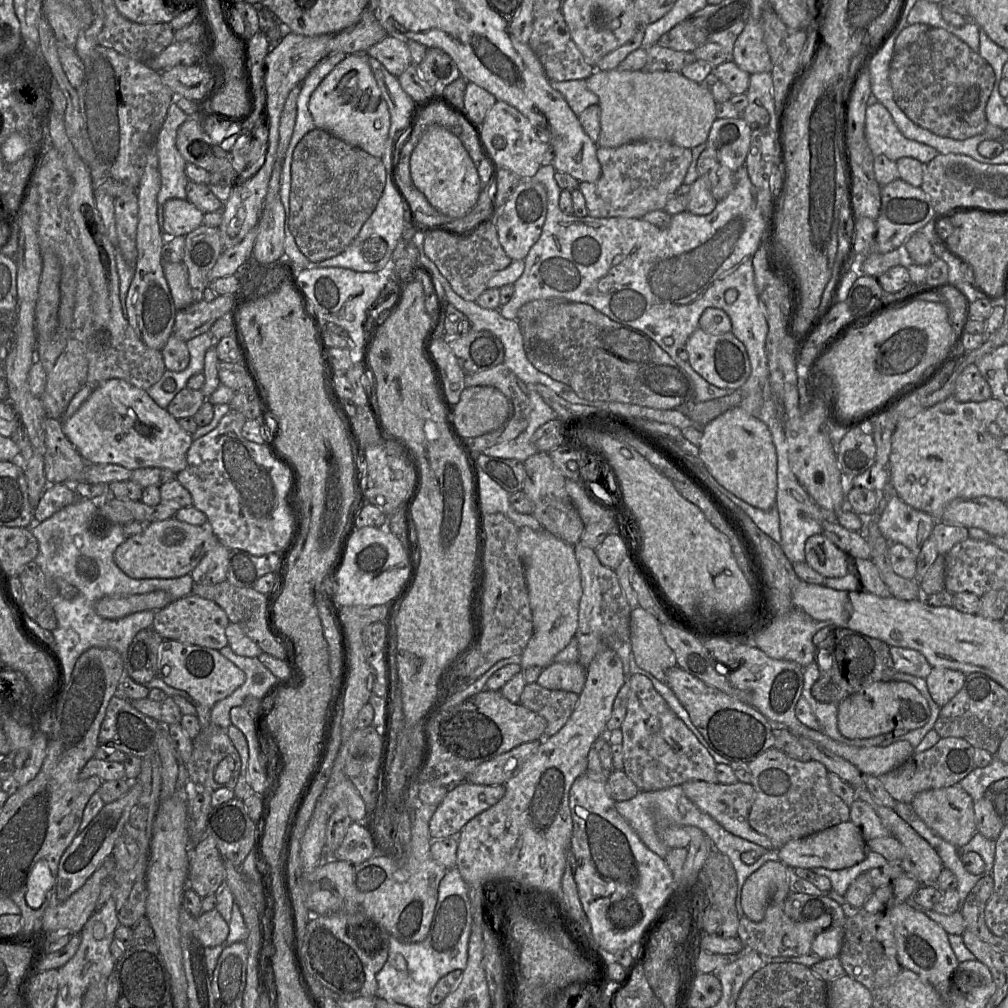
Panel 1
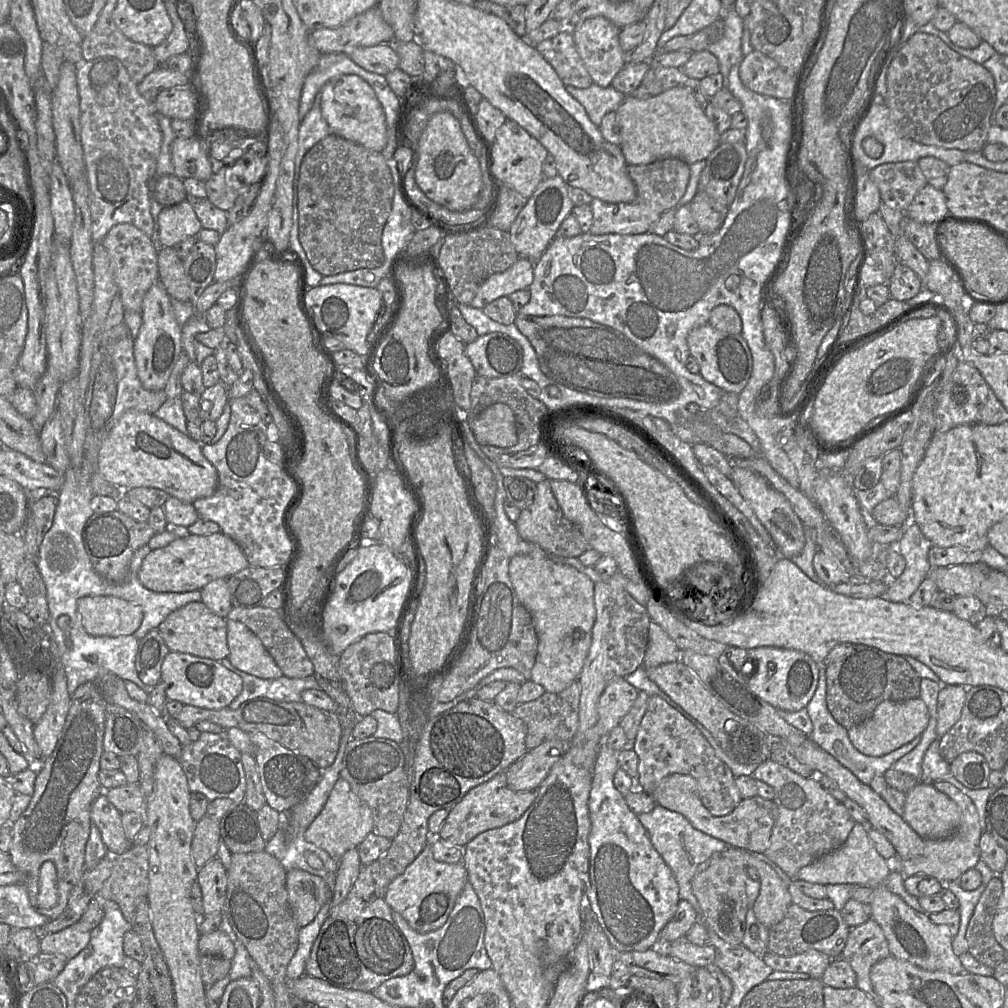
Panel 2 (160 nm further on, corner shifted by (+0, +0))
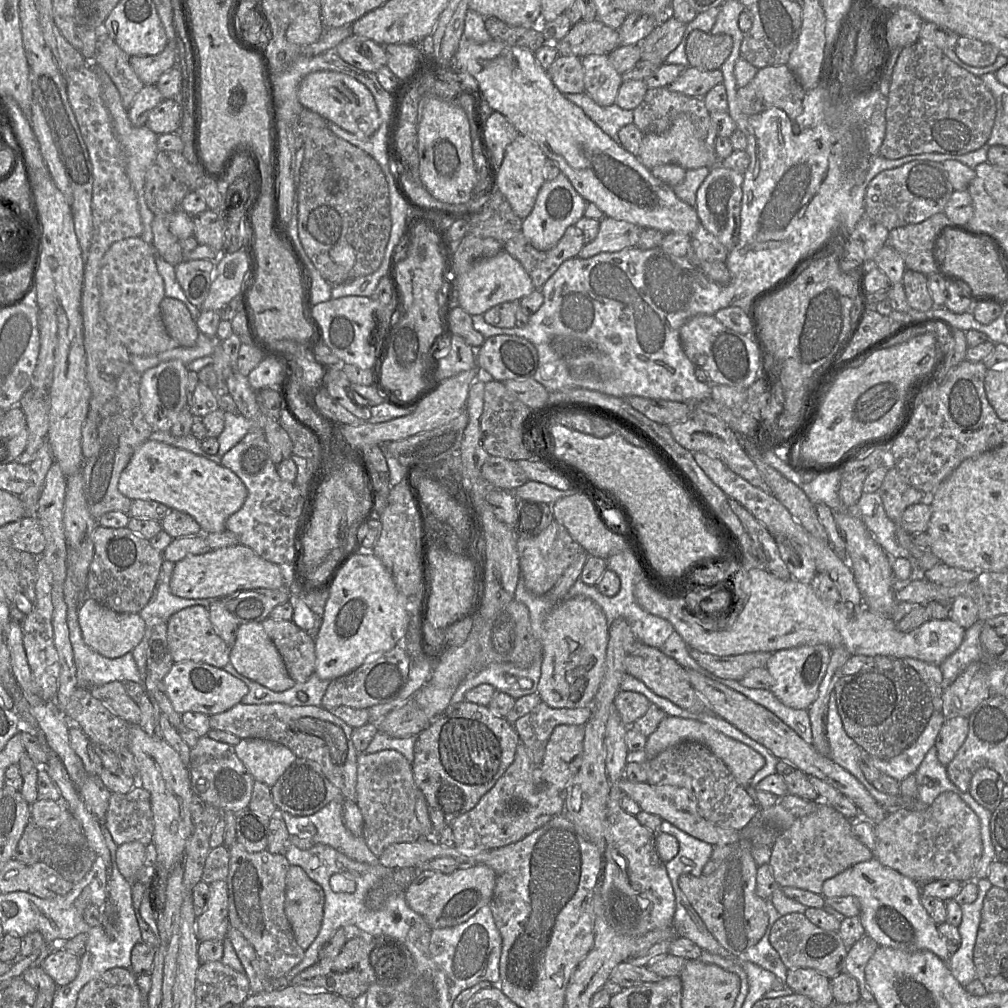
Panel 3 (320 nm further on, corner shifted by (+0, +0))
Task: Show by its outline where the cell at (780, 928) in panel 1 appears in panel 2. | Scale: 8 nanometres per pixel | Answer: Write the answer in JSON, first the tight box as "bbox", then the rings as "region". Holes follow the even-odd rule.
{"bbox":[761,950,832,980],"region":[[[809,950],[790,957],[779,956],[767,951],[761,959],[775,971],[804,973],[820,980],[832,960],[818,950]]]}

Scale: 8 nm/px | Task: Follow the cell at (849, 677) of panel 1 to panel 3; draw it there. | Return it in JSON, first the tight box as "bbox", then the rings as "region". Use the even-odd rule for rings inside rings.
{"bbox":[834,657,934,760],"region":[[[868,657],[861,671],[838,679],[834,692],[845,732],[869,755],[882,760],[912,746],[934,712],[927,684],[913,667],[896,657]]]}

